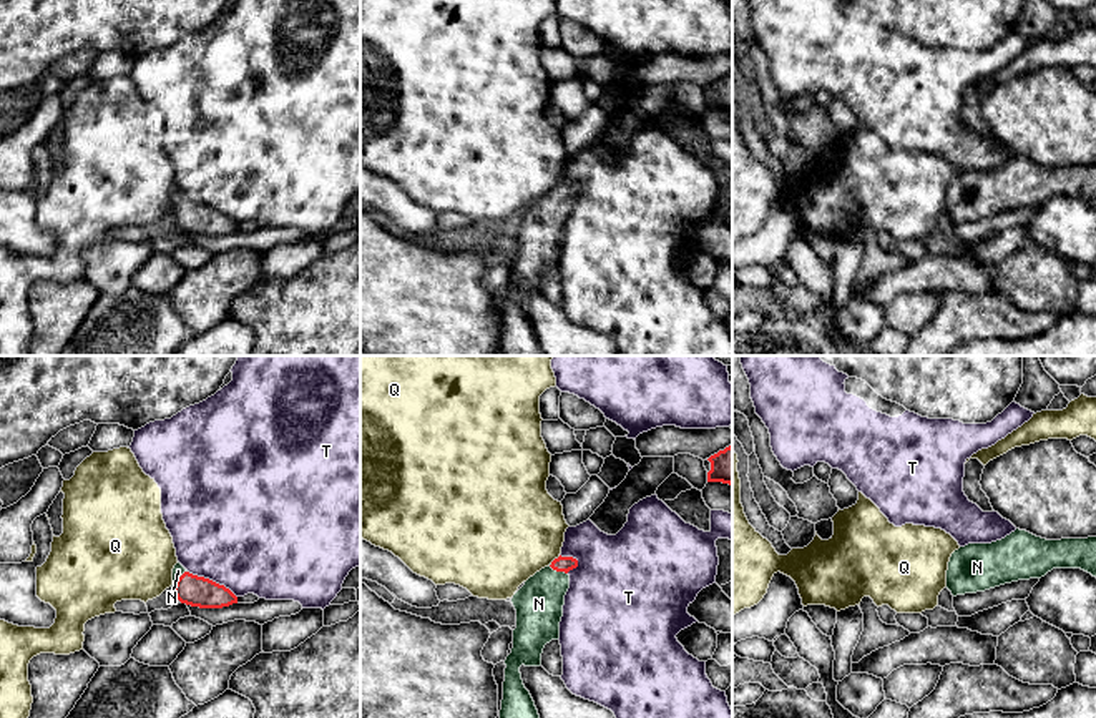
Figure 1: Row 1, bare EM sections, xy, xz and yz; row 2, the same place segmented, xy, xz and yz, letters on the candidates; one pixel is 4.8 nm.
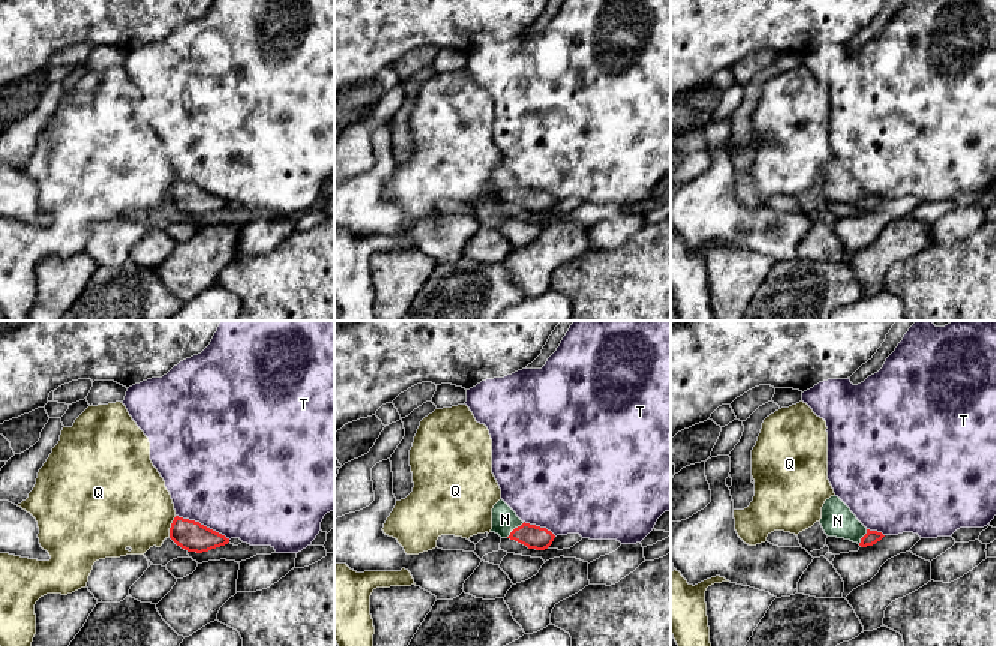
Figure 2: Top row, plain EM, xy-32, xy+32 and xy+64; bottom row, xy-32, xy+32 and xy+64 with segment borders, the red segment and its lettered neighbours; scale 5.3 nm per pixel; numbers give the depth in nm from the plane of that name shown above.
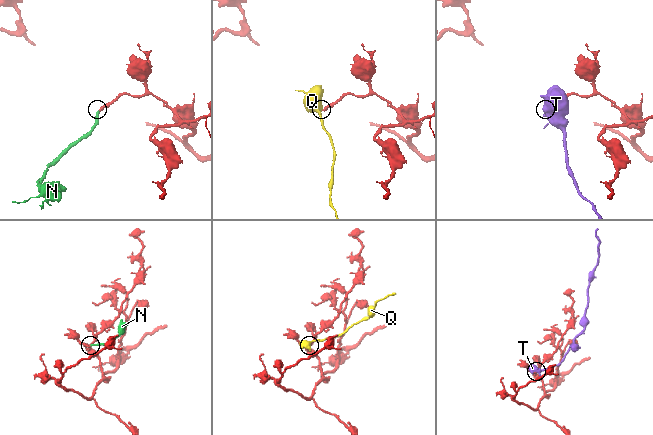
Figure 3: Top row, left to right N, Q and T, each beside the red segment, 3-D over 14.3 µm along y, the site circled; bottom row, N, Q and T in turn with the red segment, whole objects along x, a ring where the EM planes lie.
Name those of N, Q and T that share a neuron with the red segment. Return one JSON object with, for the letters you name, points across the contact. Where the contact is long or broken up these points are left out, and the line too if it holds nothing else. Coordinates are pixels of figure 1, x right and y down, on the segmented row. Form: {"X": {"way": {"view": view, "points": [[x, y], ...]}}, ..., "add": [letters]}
{"N": {"way": {"view": "xy", "points": [[190, 589], [178, 579], [178, 570]]}}, "add": ["N"]}

